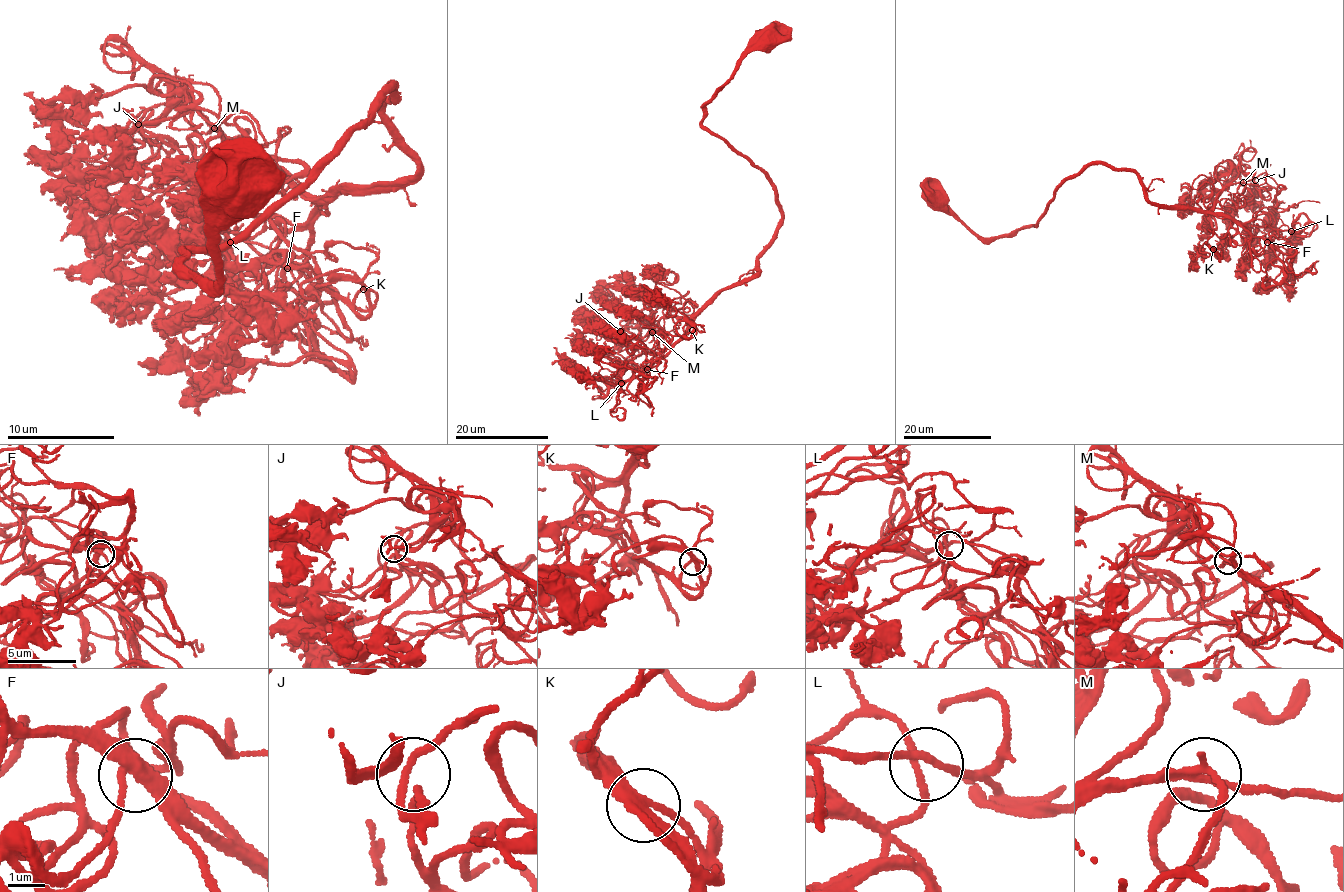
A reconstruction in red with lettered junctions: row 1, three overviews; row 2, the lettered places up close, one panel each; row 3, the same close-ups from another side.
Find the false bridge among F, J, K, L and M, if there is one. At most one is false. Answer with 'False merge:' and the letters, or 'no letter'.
False merge: no letter

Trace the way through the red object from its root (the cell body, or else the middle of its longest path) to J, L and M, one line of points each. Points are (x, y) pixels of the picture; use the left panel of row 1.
J: (239, 190), (193, 279), (182, 251), (400, 92), (414, 175), (325, 195), (181, 98), (138, 124)
L: (239, 190), (217, 278), (193, 279), (182, 251), (222, 248), (400, 92), (382, 109), (414, 175), (230, 242)
M: (239, 190), (193, 279), (182, 251), (400, 92), (392, 182), (302, 194), (214, 128)

